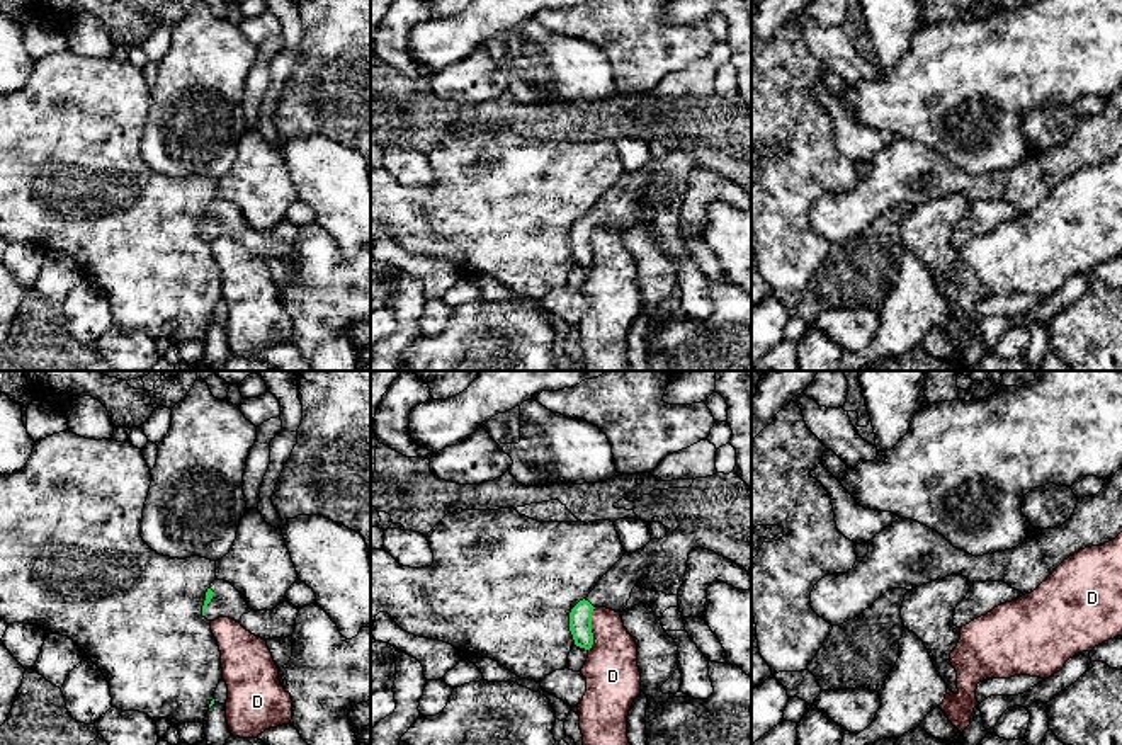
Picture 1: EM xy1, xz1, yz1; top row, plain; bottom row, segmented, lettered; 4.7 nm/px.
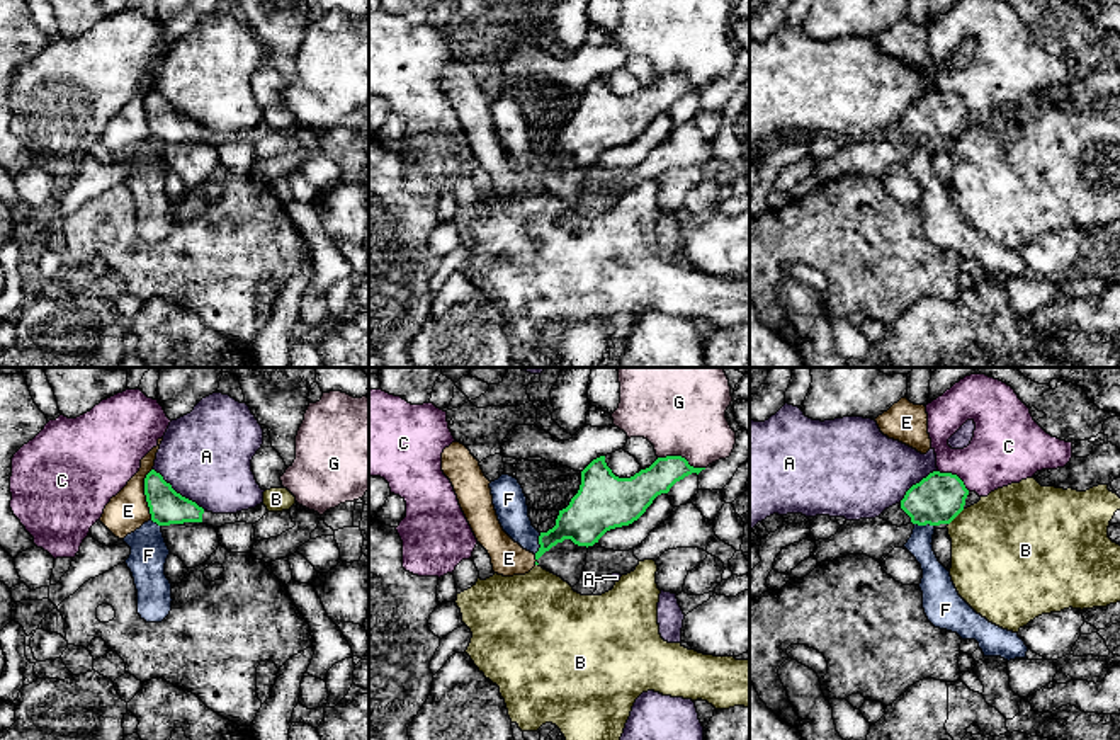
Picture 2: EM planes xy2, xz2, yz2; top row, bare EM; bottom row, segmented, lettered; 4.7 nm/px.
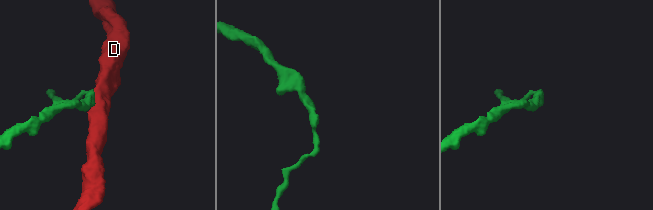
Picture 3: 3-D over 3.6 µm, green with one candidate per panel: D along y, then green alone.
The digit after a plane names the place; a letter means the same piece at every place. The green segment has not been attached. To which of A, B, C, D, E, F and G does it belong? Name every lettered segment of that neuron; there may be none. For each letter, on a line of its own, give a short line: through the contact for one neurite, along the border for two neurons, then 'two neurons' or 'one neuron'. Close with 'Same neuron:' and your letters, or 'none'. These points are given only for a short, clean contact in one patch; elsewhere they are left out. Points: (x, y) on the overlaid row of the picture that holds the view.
A: two neurons
B: line yz2 (964, 509), (949, 524); two neurons
C: line yz2 (938, 470), (954, 473), (969, 490); two neurons
D: line xz1 (595, 608), (592, 613), (592, 647), (589, 650); two neurons
E: line xy2 (152, 468), (145, 478), (145, 500), (150, 519); two neurons
F: line xz2 (541, 533), (539, 548), (534, 553); two neurons
G: line xz2 (658, 456), (682, 456), (690, 465), (704, 468); two neurons
Same neuron: none

